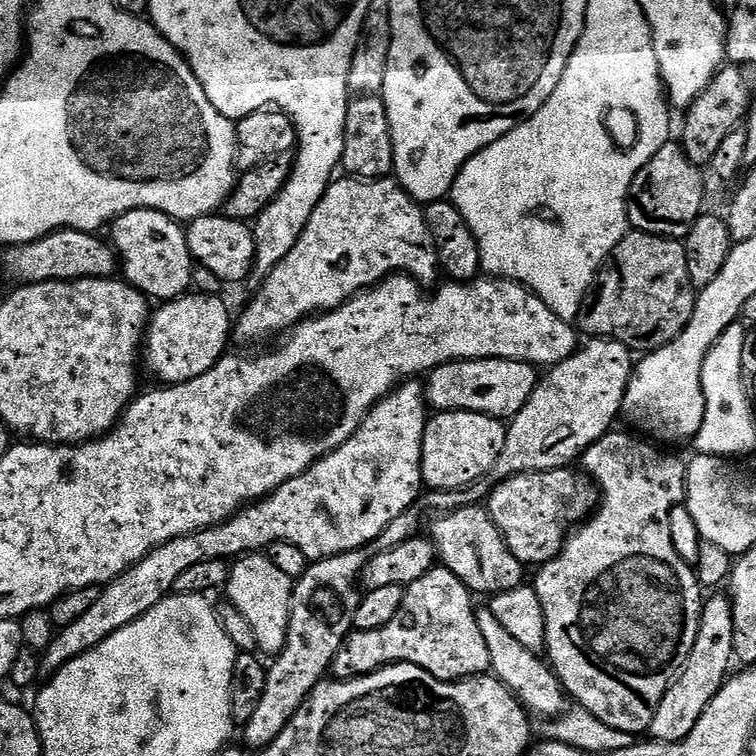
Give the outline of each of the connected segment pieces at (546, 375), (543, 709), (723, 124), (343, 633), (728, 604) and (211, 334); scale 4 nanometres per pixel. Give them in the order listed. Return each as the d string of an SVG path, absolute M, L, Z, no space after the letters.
M592 338L587 343L585 348L584 345L577 347L576 353L566 358L566 362L543 373L526 406L522 406L520 413L507 425L504 445L496 454L490 479L481 478L449 492L428 490L423 493L422 504L436 512L432 514L479 505L487 501L494 485L523 472L553 472L555 468L571 465L575 456L577 459L591 444L613 431L615 424L612 423L621 415L634 371L634 353L617 340Z
M490 610L477 611L476 617L478 630L482 630L482 638L486 638L486 646L490 648L491 671L496 679L515 694L533 717L555 718L561 715L566 708L566 693L551 667L537 653L527 652L521 644L514 642L514 638L510 638L510 634L498 626L498 618L494 618Z
M724 66L717 72L710 86L702 90L702 94L691 108L683 113L684 129L678 137L686 158L697 166L711 165L718 146L736 128L745 123L750 101L748 101L748 80L741 69L736 66Z
M361 550L317 560L309 563L306 574L293 583L292 609L284 648L267 665L268 677L262 690L262 702L258 702L254 715L242 730L243 743L249 749L270 746L270 742L286 730L290 718L294 718L302 702L306 702L320 681L329 675L338 650L353 631L352 615L360 605L361 597L361 593L356 592L356 584L358 588L358 581L363 577L369 559L369 553Z
M727 595L716 596L713 600L705 599L700 613L698 638L690 650L687 662L680 669L679 676L666 690L654 714L654 722L648 727L647 735L653 736L651 737L653 741L661 740L656 741L661 745L676 743L679 745L687 741L690 730L694 730L698 718L702 718L706 706L710 706L712 699L719 694L720 687L729 679L728 667L734 664L733 638L734 618L731 599Z
M189 294L161 303L157 308L160 309L151 313L146 329L142 360L158 379L164 380L160 382L171 386L198 378L225 355L227 348L224 347L228 344L228 336L230 340L234 320L228 317L228 308L218 297Z

